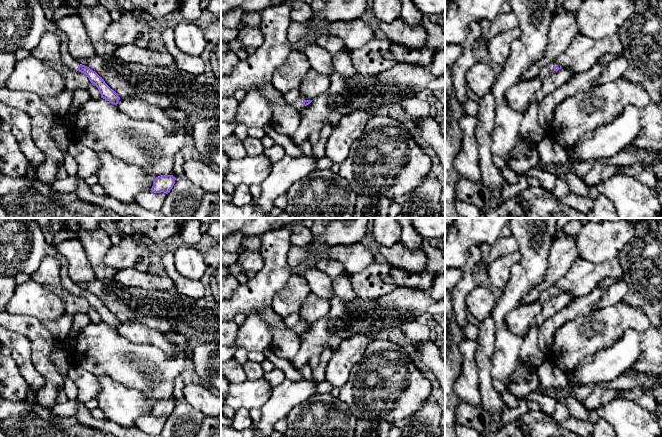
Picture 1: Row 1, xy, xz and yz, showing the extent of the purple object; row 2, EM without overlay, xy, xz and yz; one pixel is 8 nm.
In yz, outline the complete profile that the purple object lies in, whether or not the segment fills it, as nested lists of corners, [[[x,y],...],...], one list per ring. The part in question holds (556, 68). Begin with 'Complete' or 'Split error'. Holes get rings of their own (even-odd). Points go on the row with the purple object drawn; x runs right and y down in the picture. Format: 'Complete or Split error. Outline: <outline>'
Split error. Outline: [[[555,62],[552,65],[545,66],[540,70],[539,76],[543,79],[548,77],[552,72],[558,71],[560,68],[555,64]]]

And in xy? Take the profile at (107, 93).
Split error. Outline: [[[0,0],[0,51],[32,51],[46,32],[56,33],[60,37],[62,64],[84,73],[98,88],[101,98],[117,106],[120,100],[118,94],[95,71],[79,65],[71,56],[66,35],[57,28],[56,23],[46,18],[41,0]]]

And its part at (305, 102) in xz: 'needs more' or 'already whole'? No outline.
needs more

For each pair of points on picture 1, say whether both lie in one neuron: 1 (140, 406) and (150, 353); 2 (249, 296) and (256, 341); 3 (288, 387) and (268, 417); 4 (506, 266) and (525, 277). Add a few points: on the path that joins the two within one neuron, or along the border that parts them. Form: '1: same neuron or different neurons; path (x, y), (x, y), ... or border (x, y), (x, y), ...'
1: different neurons; border (121, 383), (137, 389), (152, 407)
2: different neurons; border (246, 315), (259, 314), (272, 327)
3: same neuron; path (287, 394), (274, 410)
4: different neurons; border (518, 250), (521, 259), (502, 290)

